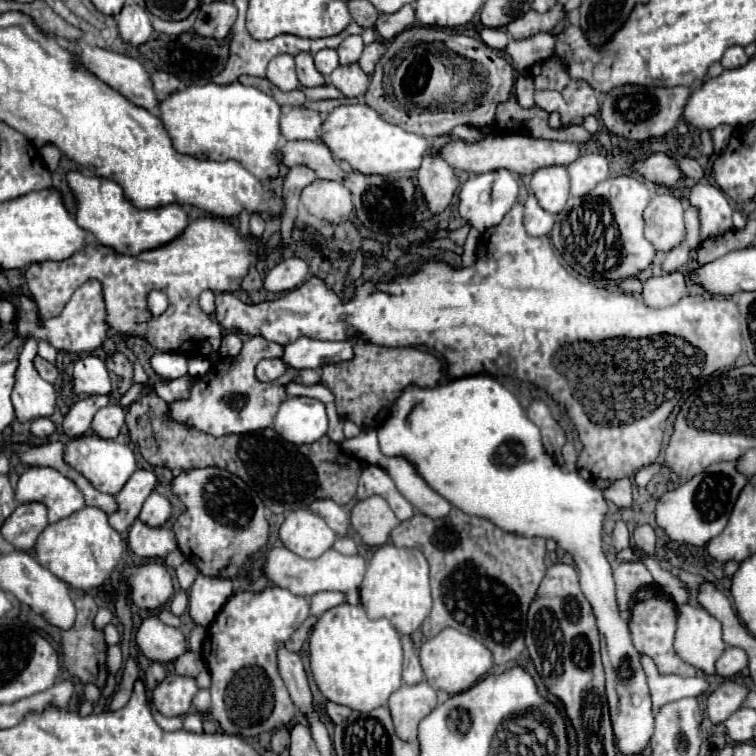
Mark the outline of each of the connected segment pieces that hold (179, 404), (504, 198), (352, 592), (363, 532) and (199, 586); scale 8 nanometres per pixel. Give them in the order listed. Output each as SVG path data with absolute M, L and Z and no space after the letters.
M252 336L244 342L242 352L236 358L222 358L204 374L194 378L194 386L190 396L184 400L174 400L168 404L168 420L180 422L188 428L196 428L208 432L212 436L224 434L246 434L272 424L278 406L286 398L284 384L290 380L300 380L304 384L318 384L320 370L304 370L304 372L286 372L274 382L260 382L254 374L256 368L256 352L266 352L266 340L262 336Z
M504 168L470 176L460 186L460 216L470 226L474 226L478 232L484 232L484 230L492 228L492 226L500 224L500 220L504 218L504 214L514 206L516 196L518 196L516 176L512 172L508 172L508 170L504 170Z
M278 546L278 548L268 550L268 554L266 554L264 576L268 578L268 582L272 586L288 588L290 592L296 592L300 596L312 596L312 594L322 592L322 590L336 590L336 592L346 592L348 604L356 604L360 600L356 592L358 592L358 586L362 582L364 568L366 568L366 562L362 556L344 556L344 554L336 552L334 548L330 548L328 552L324 552L316 560L306 560L306 558L296 556L288 548Z
M370 496L352 508L352 530L368 546L382 546L390 532L400 524L382 496Z
M200 574L189 592L188 610L194 622L208 626L232 596L234 586L228 578L210 578Z

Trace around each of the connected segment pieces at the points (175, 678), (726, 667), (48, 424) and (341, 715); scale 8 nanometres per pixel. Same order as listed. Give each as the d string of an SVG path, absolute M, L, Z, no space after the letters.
M168 674L152 692L152 704L162 716L182 716L190 710L198 684L190 676Z
M726 646L726 650L722 652L722 656L716 660L716 672L720 676L724 676L724 678L734 678L746 666L748 666L746 652L740 650L740 648L732 648L732 646Z
M36 418L36 420L32 422L30 432L32 432L34 436L48 438L48 436L52 436L52 434L56 432L56 424L54 424L50 418Z
M326 702L324 710L326 710L326 716L328 716L328 720L330 720L332 724L340 724L340 722L342 722L344 718L348 718L348 714L352 712L350 708L338 706L338 704L334 704L334 702Z

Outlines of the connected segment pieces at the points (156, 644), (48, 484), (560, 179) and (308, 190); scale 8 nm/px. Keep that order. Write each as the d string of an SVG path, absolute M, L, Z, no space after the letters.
M154 616L140 624L136 632L136 644L140 652L154 662L172 662L176 656L186 652L184 634L178 628L162 624Z
M28 468L16 484L20 504L42 502L48 508L48 522L58 522L84 508L84 498L76 484L54 468Z
M566 166L540 168L532 176L530 190L534 192L534 196L538 198L540 206L546 212L558 214L564 208L568 200L568 190L570 190L570 178L566 172Z
M314 180L308 184L302 190L300 202L310 214L330 220L332 224L338 224L352 212L350 190L344 184L332 180Z

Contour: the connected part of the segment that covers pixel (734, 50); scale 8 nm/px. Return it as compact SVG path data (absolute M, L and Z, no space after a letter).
M730 46L724 56L722 56L722 66L724 68L738 68L738 66L744 66L748 62L748 56L744 52L742 46Z

